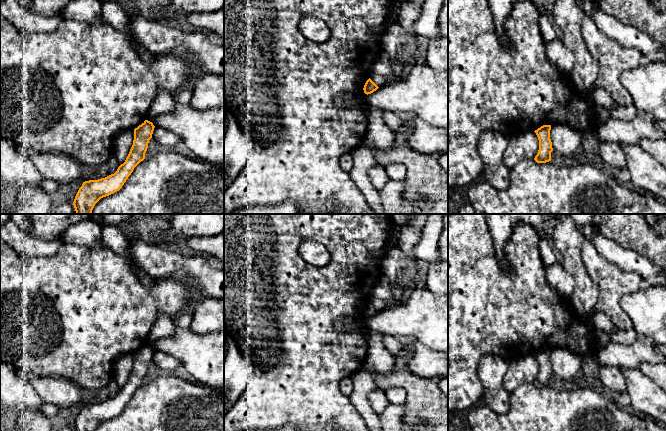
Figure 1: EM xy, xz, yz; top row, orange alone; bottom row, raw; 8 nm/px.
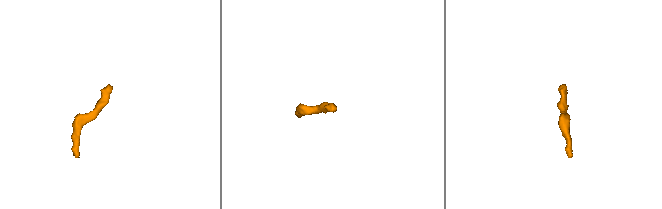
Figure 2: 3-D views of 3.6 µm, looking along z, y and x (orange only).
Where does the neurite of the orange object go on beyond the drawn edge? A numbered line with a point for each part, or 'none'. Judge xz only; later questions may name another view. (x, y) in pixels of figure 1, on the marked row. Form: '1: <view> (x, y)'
1: xz (382, 72)

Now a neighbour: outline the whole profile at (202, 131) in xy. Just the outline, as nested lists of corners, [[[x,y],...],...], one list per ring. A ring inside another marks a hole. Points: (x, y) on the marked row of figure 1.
[[[176,103],[171,112],[157,117],[152,123],[174,132],[197,159],[224,165],[224,107],[197,110]]]

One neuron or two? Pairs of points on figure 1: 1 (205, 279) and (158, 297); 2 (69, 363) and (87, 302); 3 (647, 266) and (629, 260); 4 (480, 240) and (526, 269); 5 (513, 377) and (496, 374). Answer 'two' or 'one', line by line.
1: two
2: one
3: one
4: one
5: two

